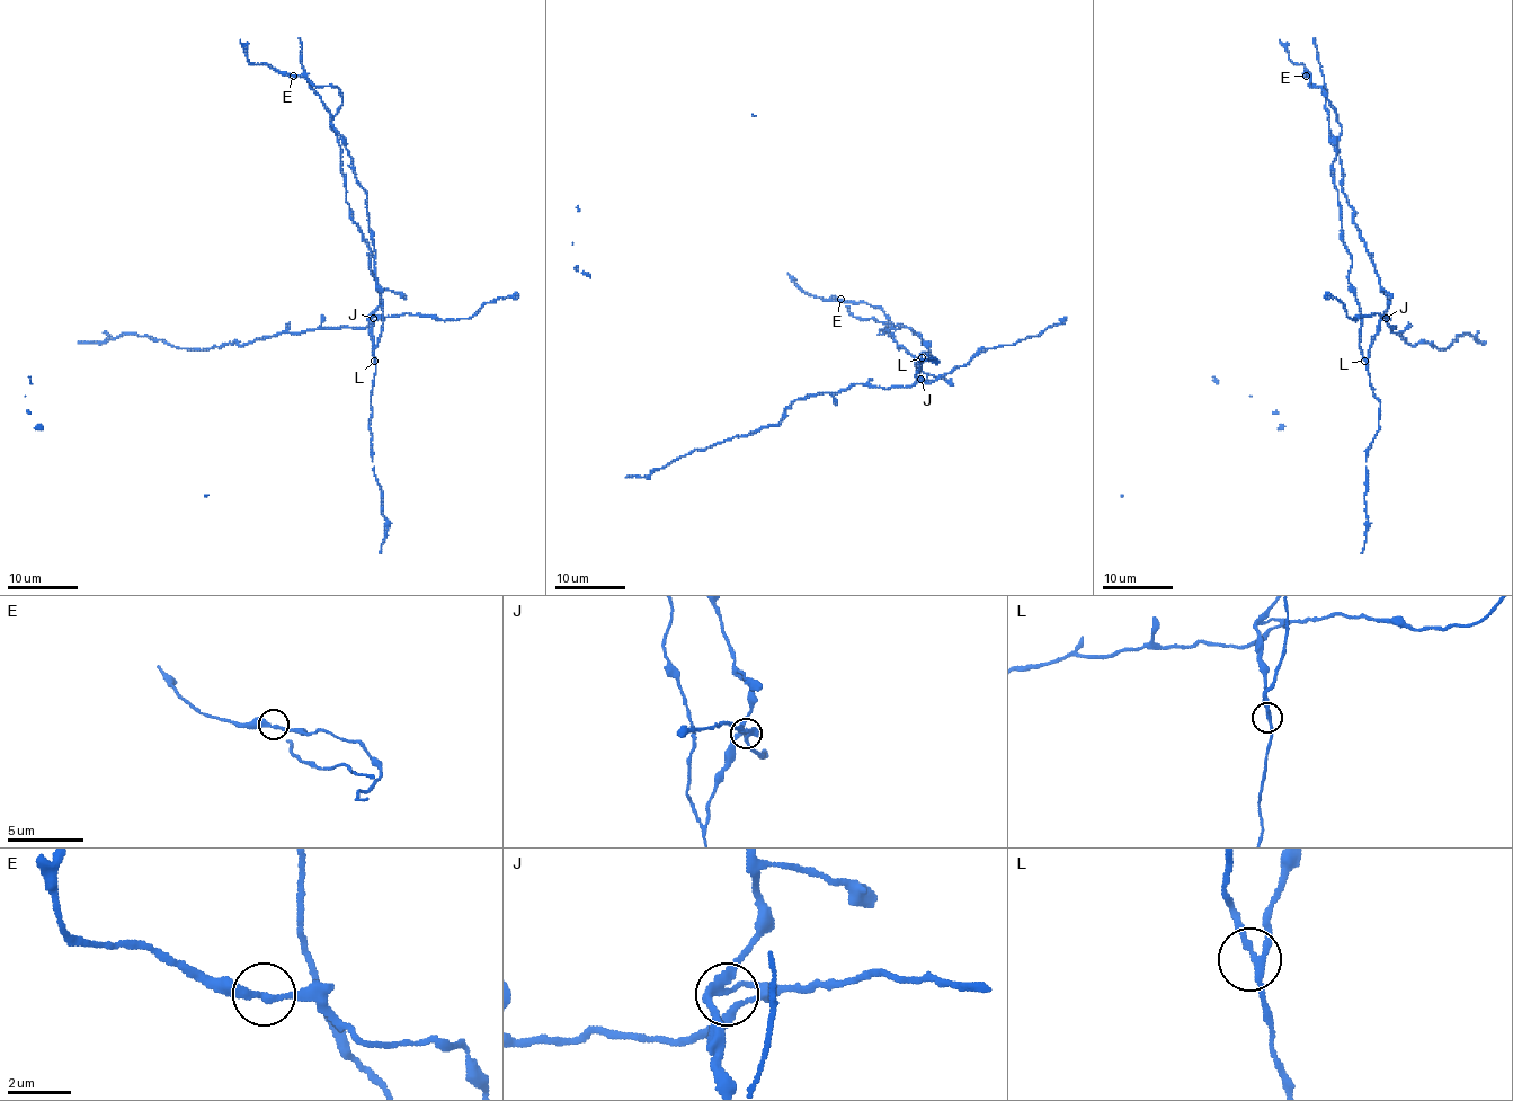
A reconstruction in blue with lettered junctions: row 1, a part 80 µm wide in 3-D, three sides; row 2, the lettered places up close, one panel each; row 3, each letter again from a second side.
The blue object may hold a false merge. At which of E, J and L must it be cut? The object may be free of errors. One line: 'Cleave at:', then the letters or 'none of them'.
Cleave at: J

